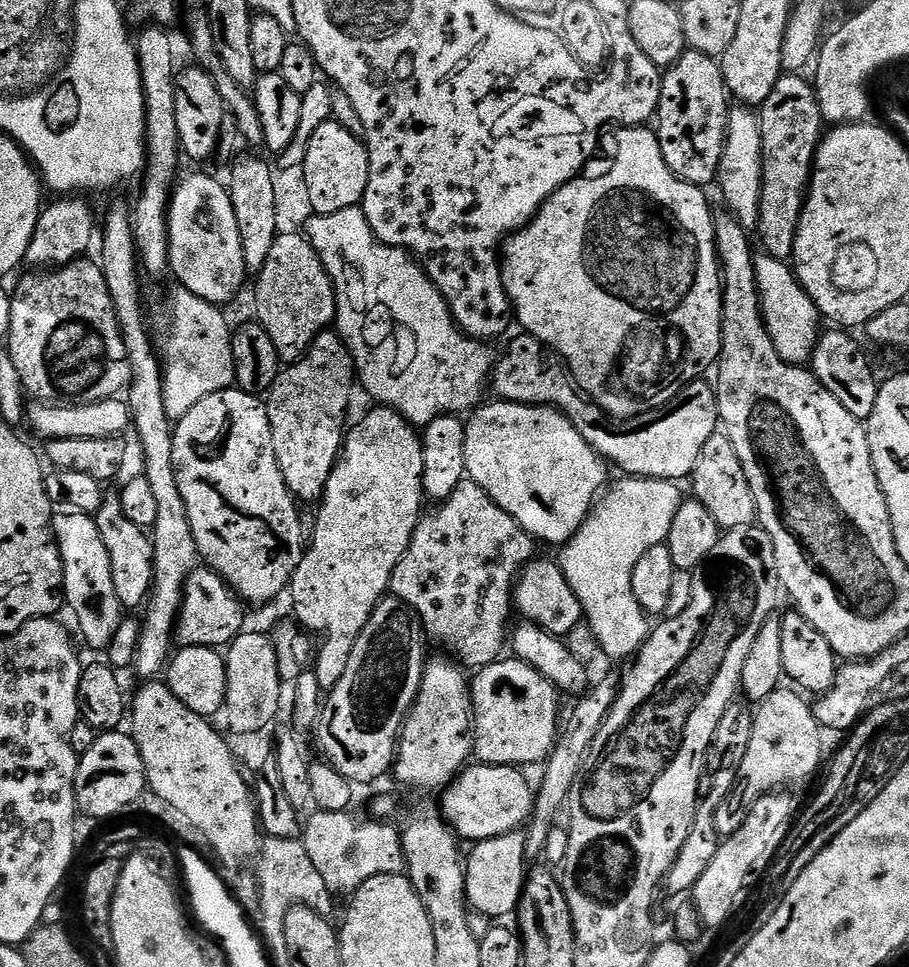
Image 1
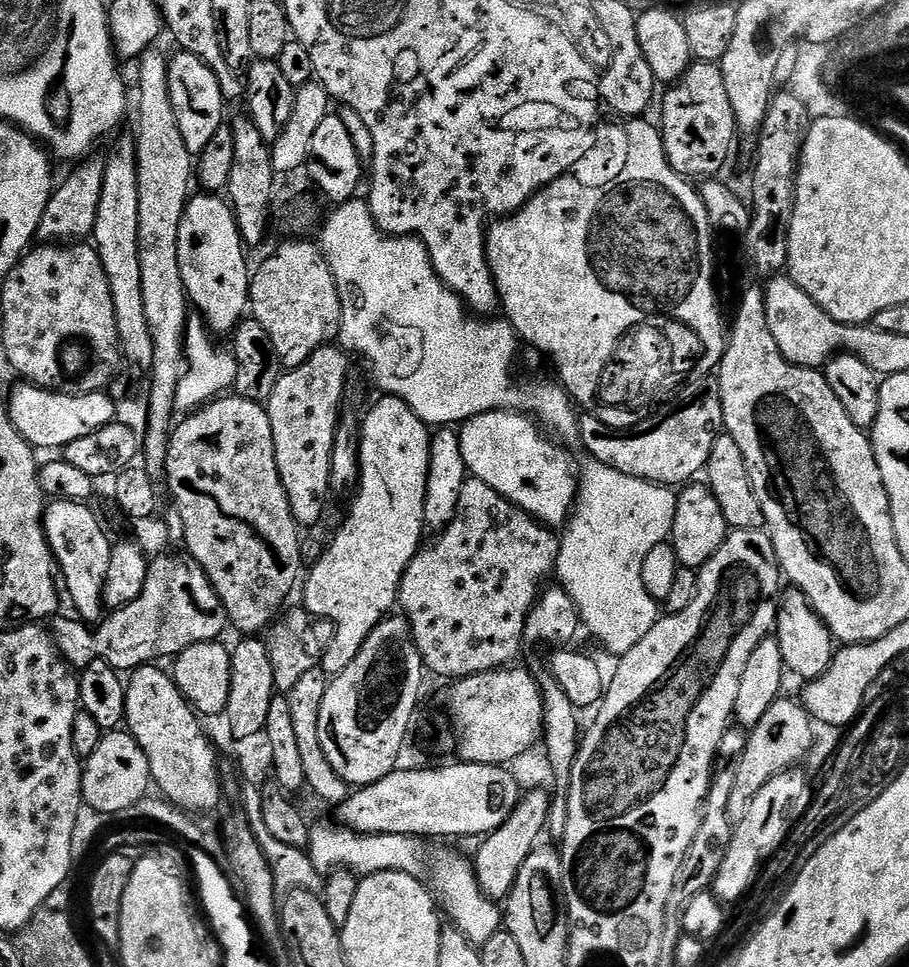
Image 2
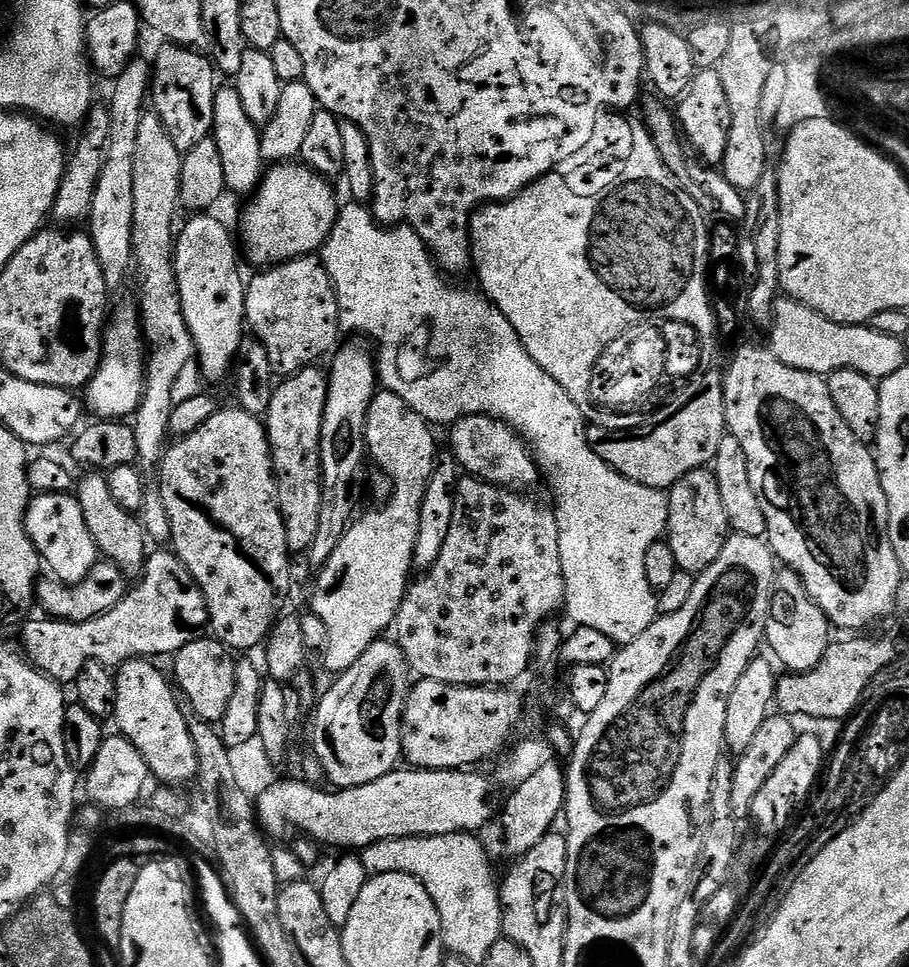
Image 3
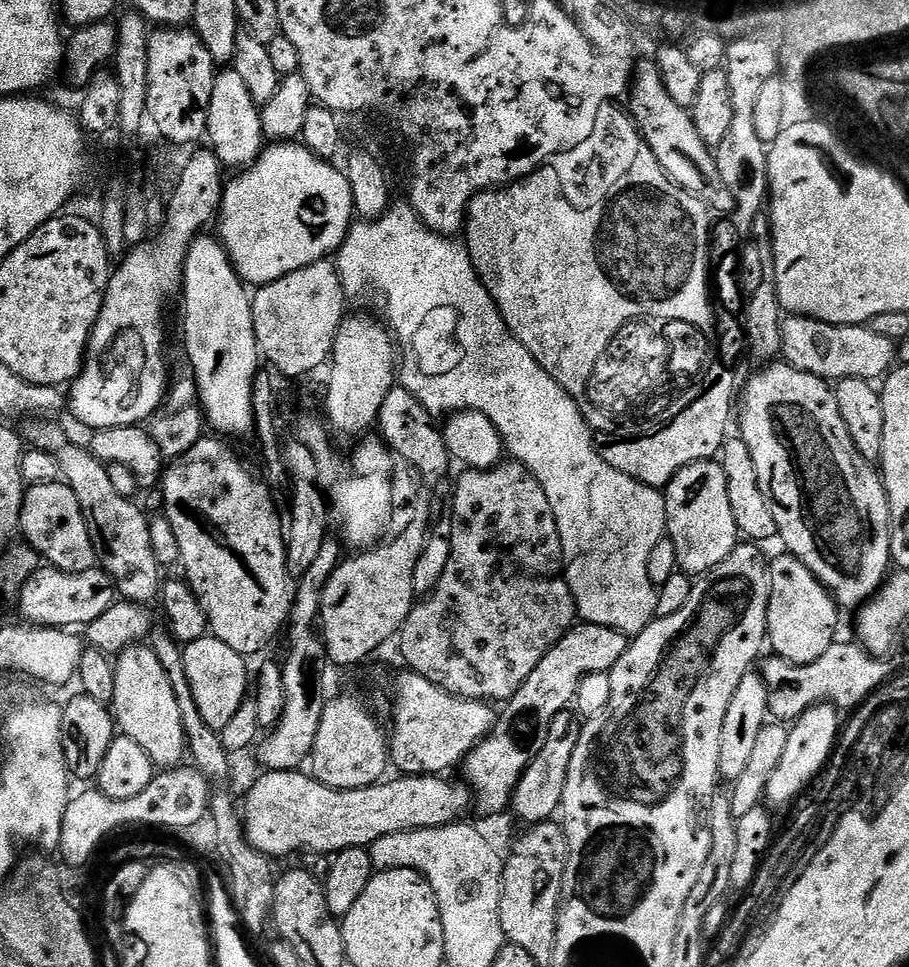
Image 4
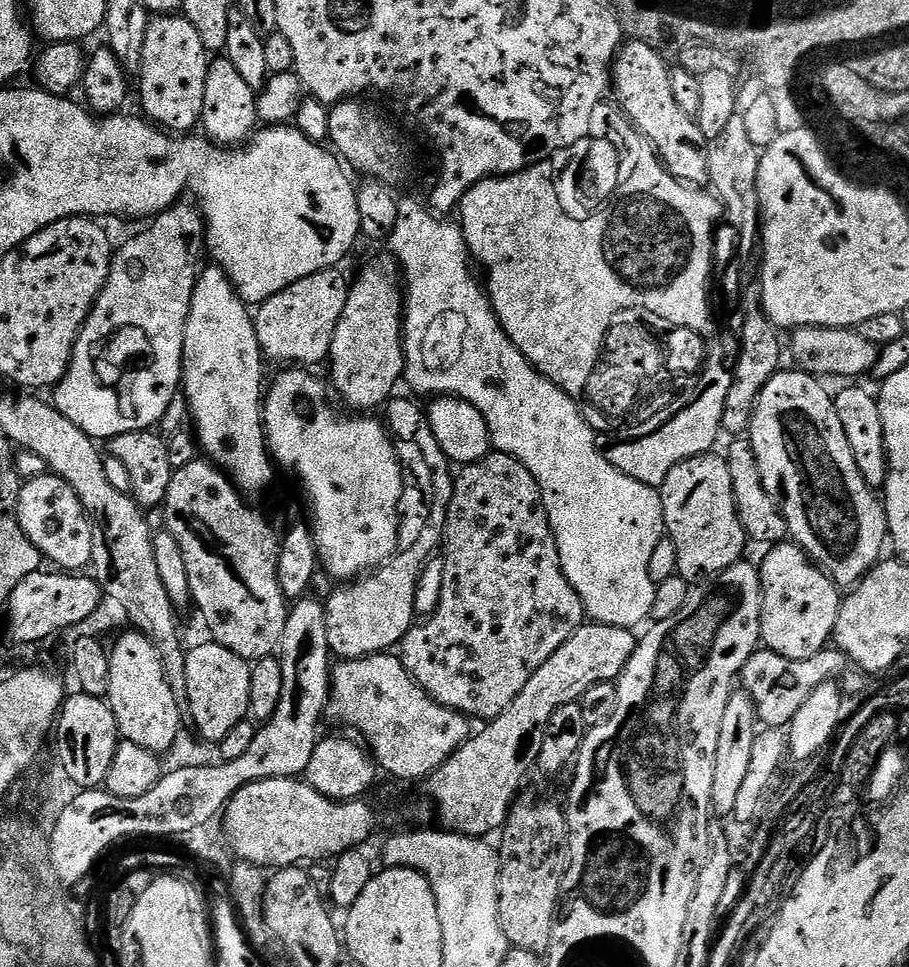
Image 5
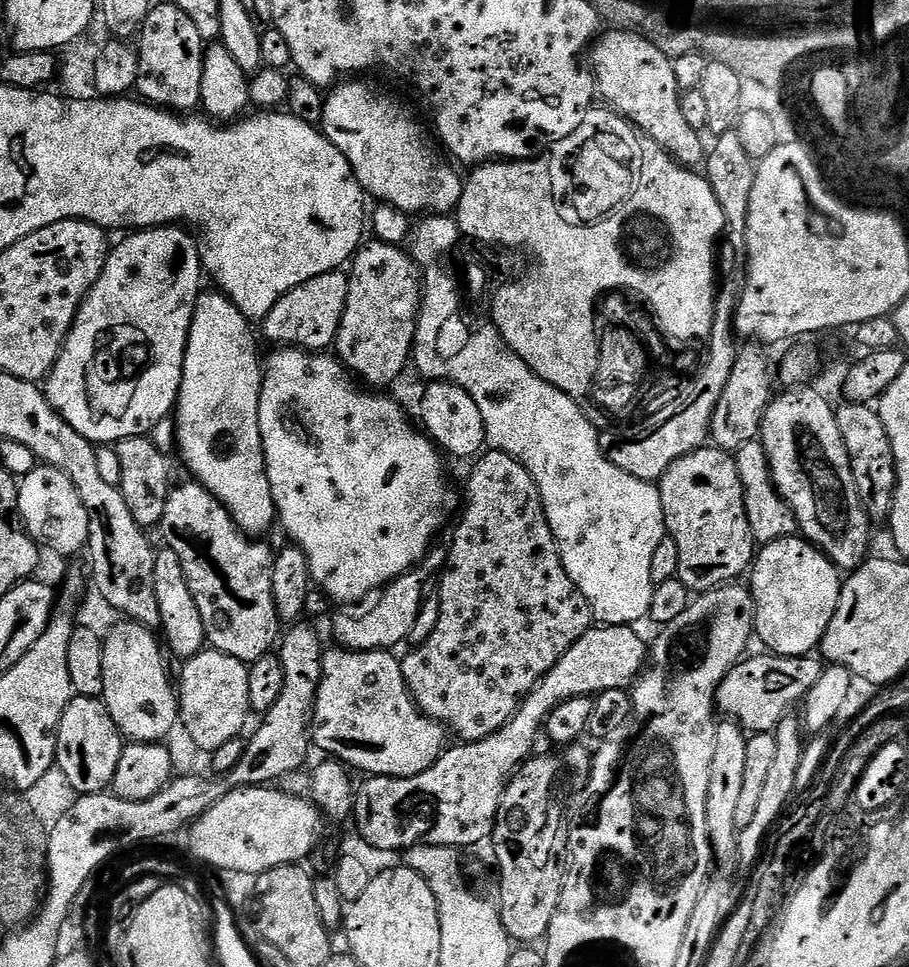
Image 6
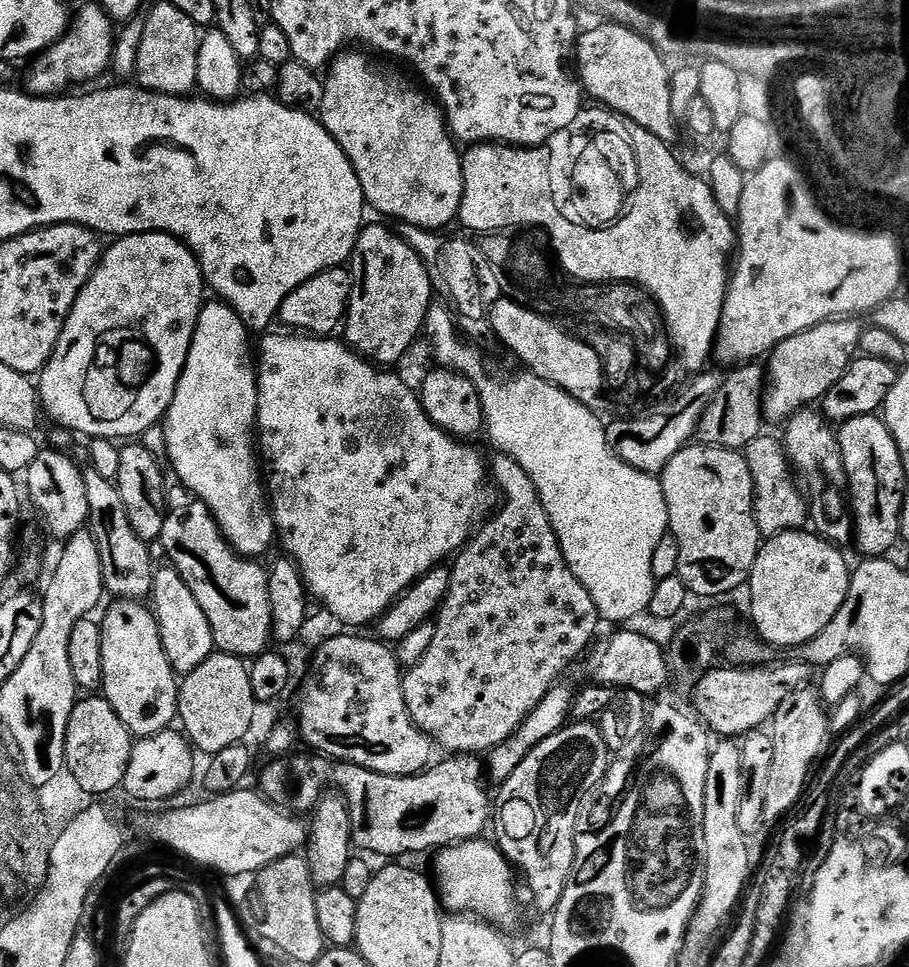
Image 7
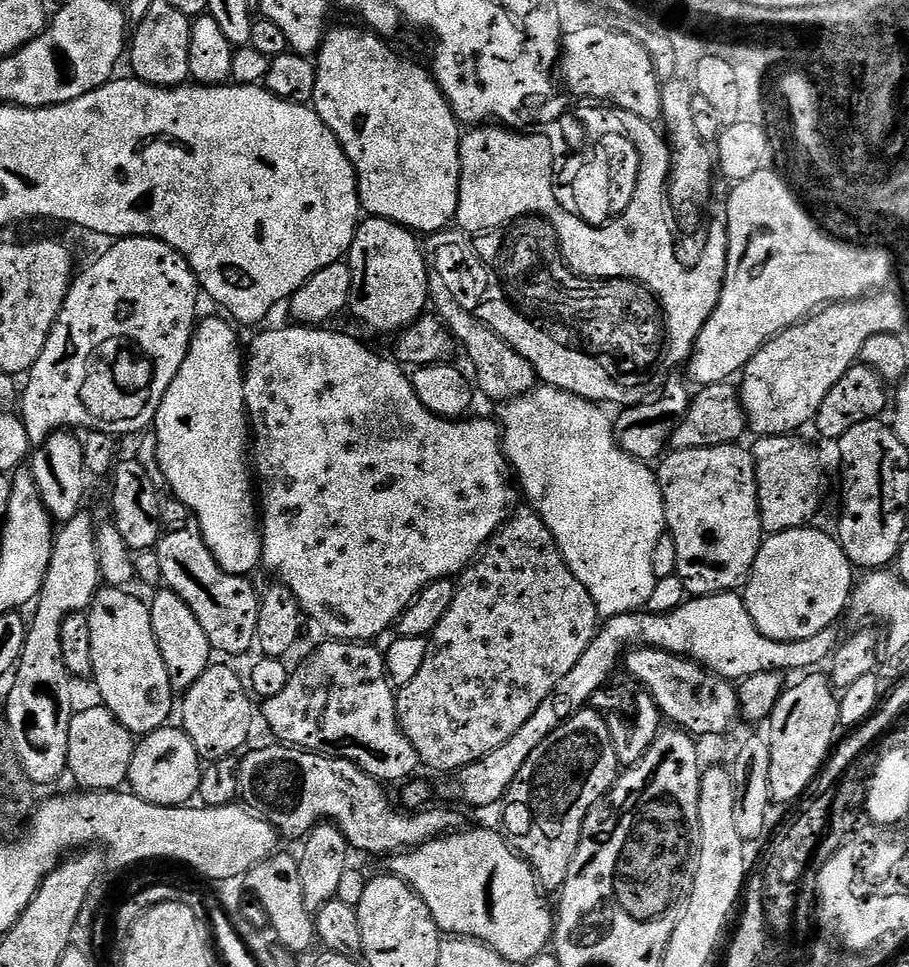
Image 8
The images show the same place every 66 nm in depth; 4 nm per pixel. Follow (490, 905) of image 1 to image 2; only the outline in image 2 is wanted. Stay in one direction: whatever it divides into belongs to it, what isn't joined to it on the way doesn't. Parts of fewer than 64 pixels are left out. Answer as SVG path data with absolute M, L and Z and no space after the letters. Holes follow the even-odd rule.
M547 787L525 791L502 827L479 841L480 849L474 855L476 877L478 886L482 886L490 899L500 902L510 894L514 878L518 878L518 870L522 870L522 862L526 862L528 855L541 843L540 835L545 835L550 806L554 803L553 797L548 797L548 793Z

